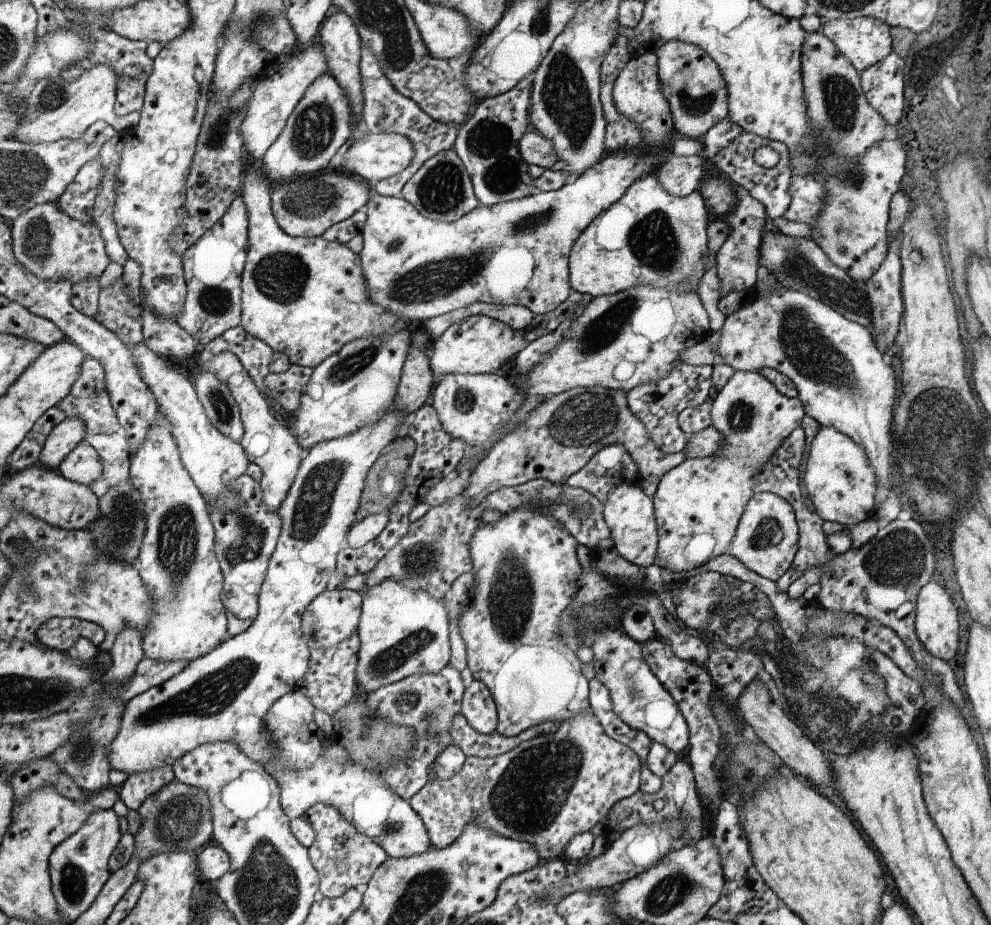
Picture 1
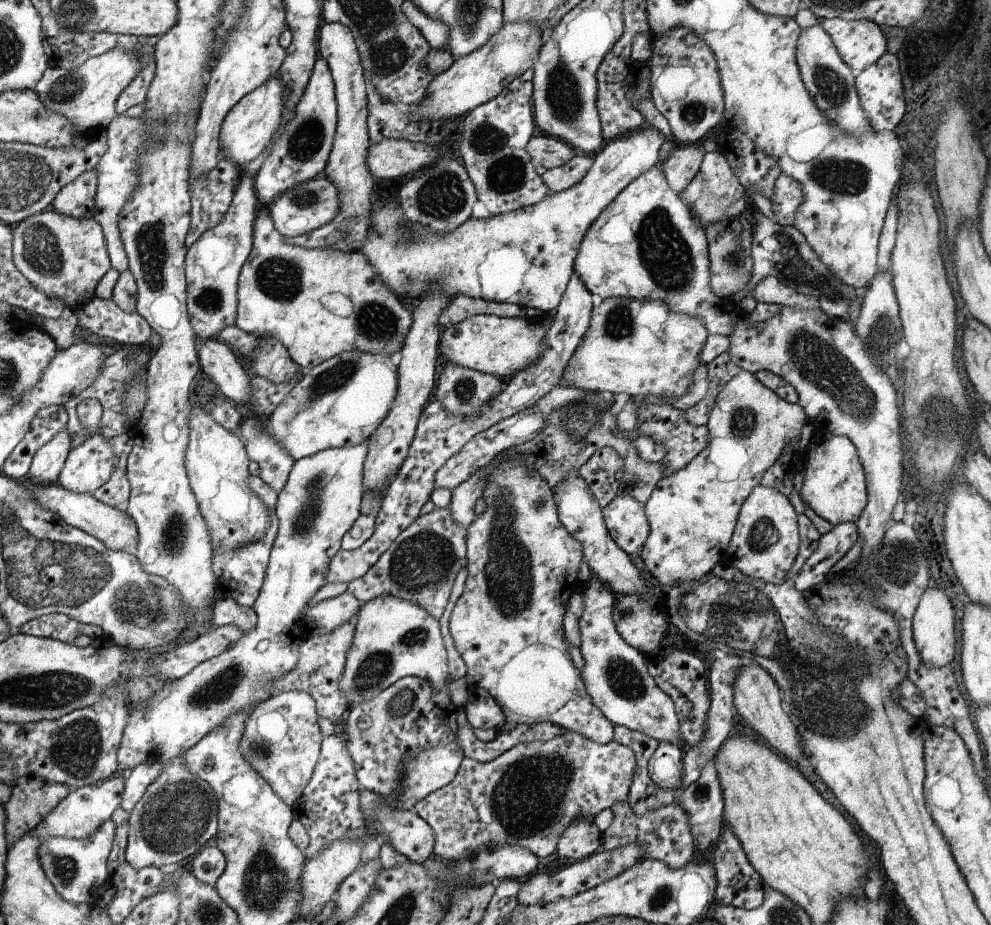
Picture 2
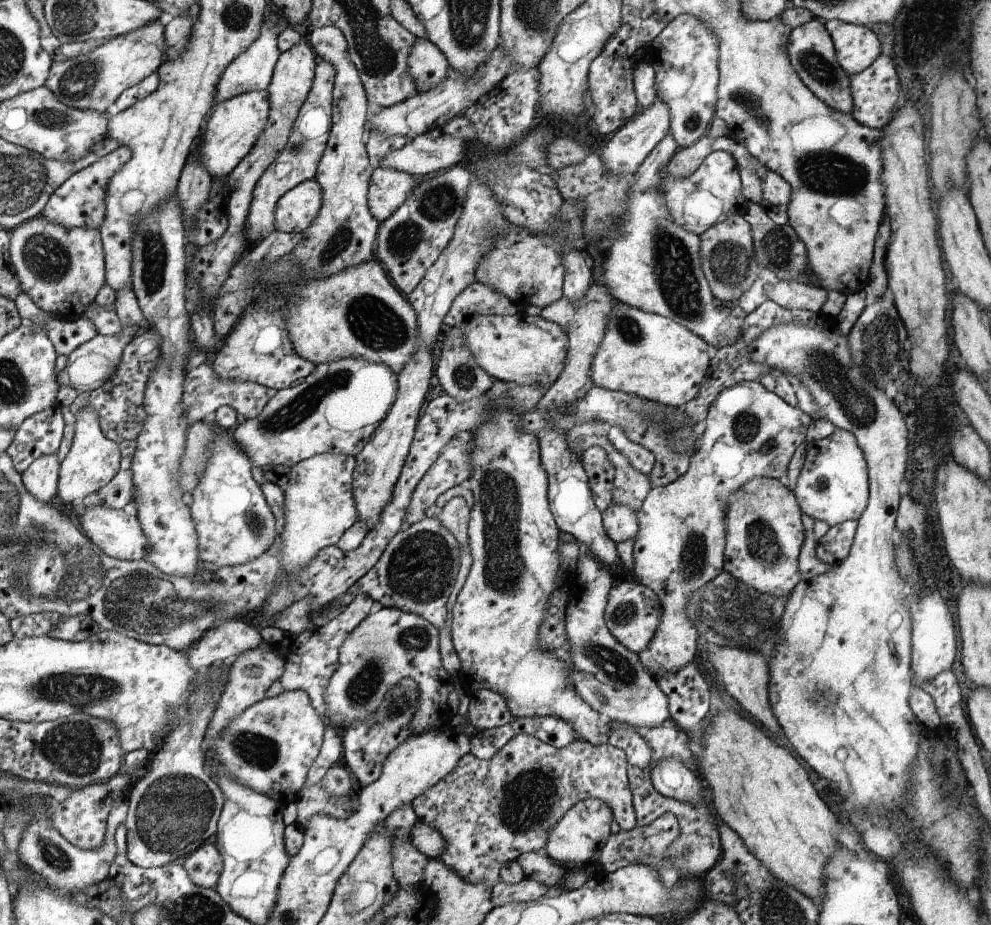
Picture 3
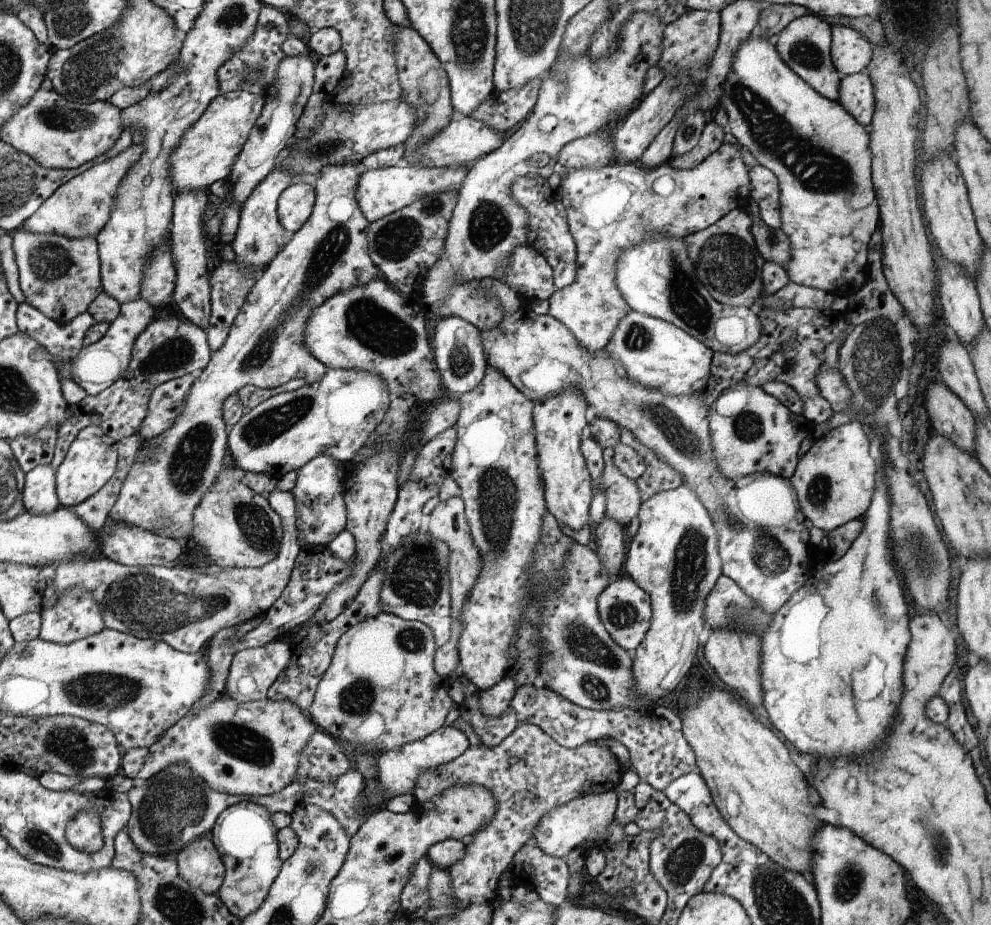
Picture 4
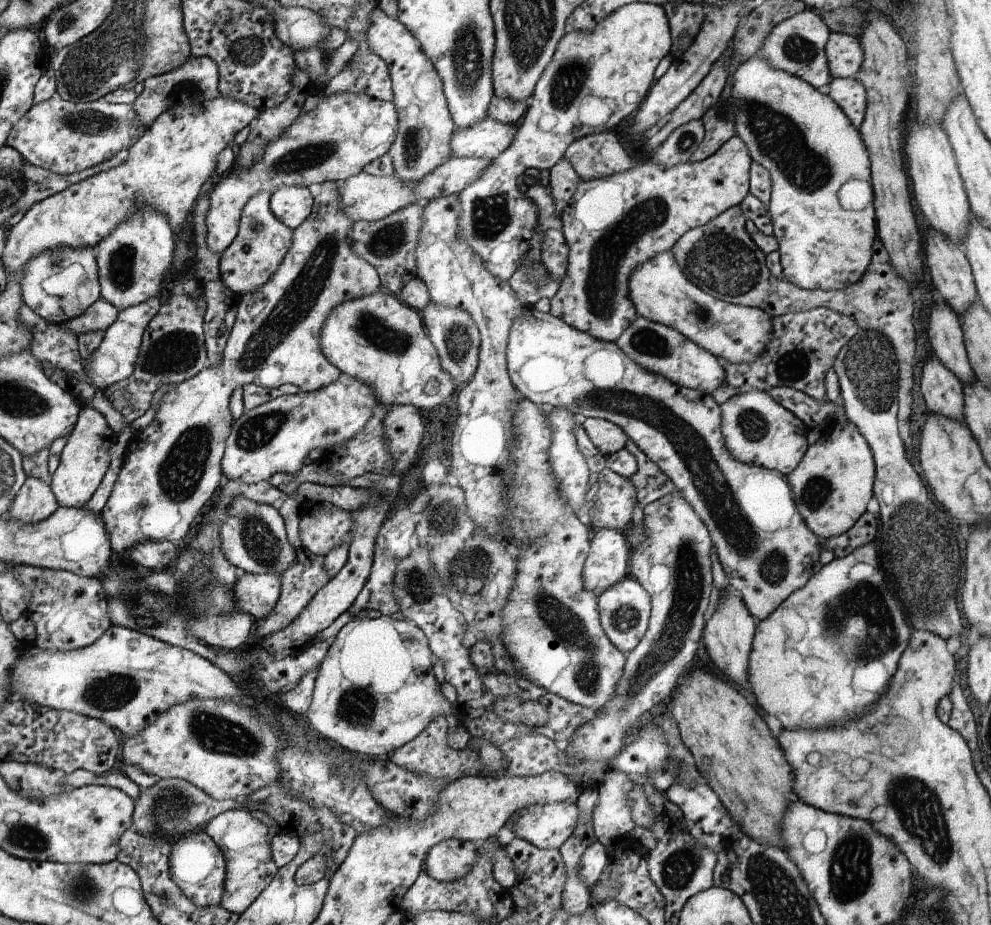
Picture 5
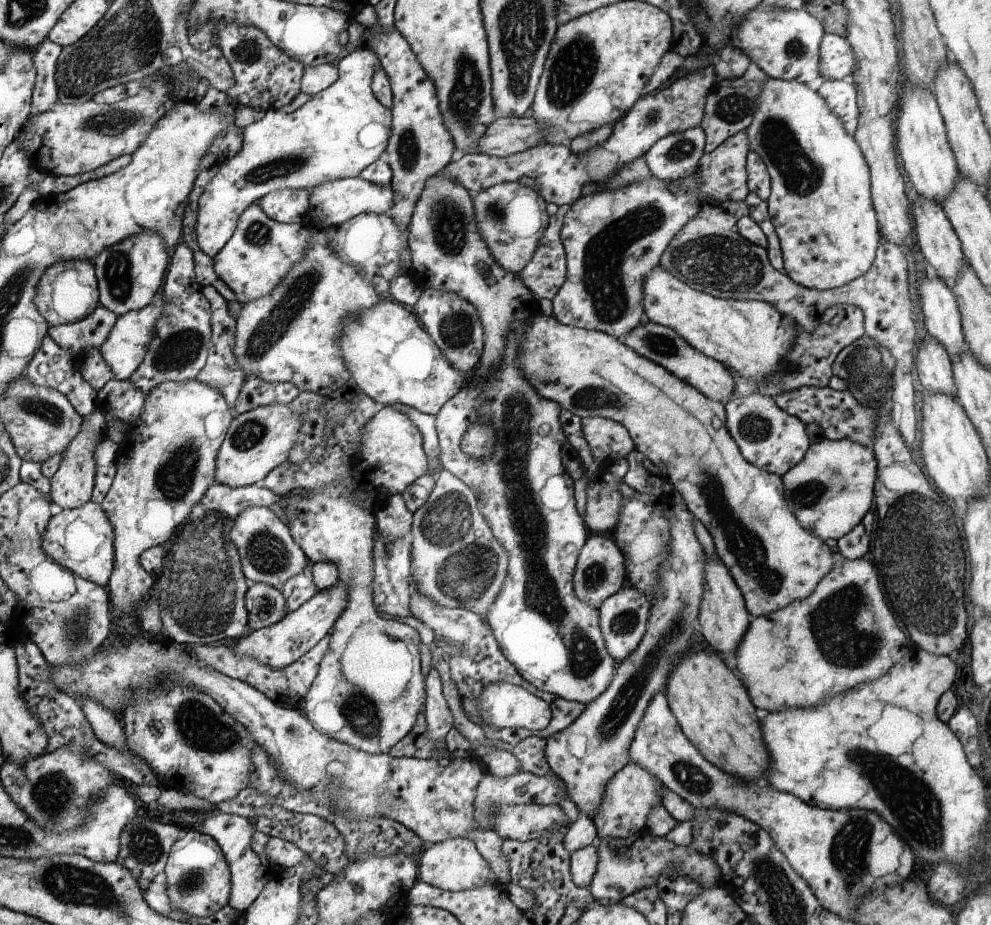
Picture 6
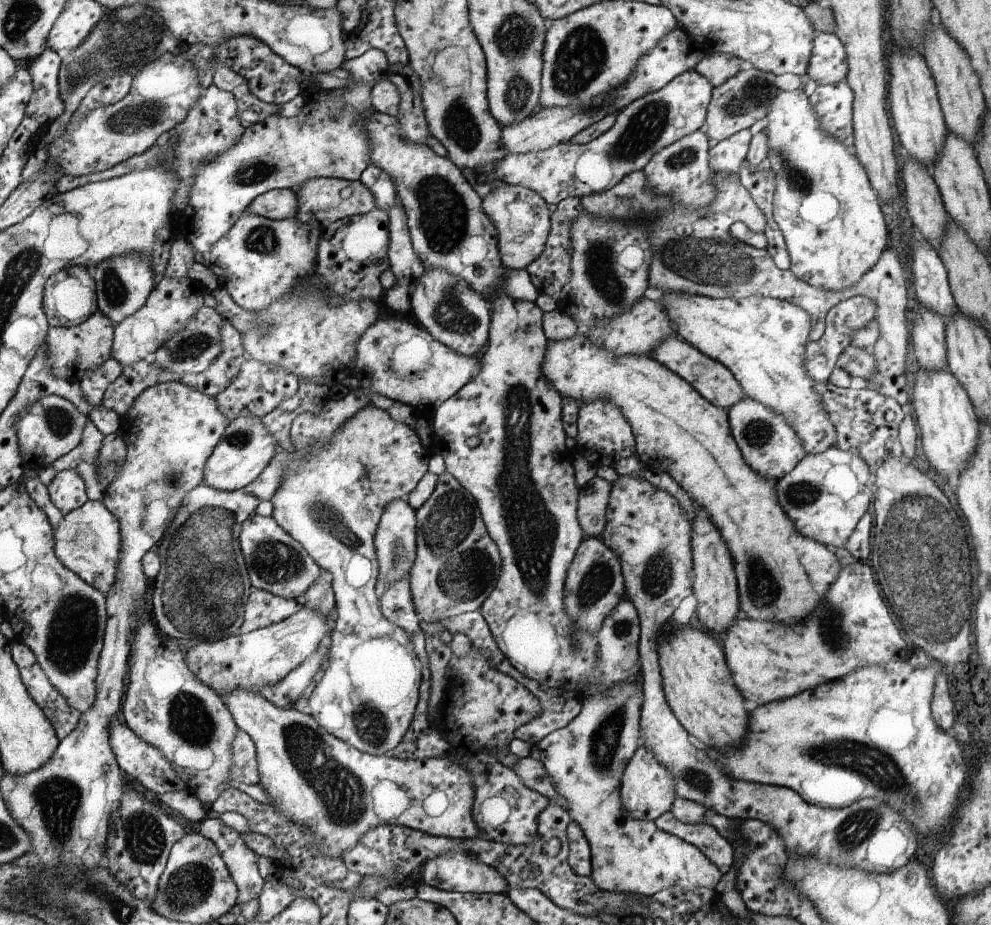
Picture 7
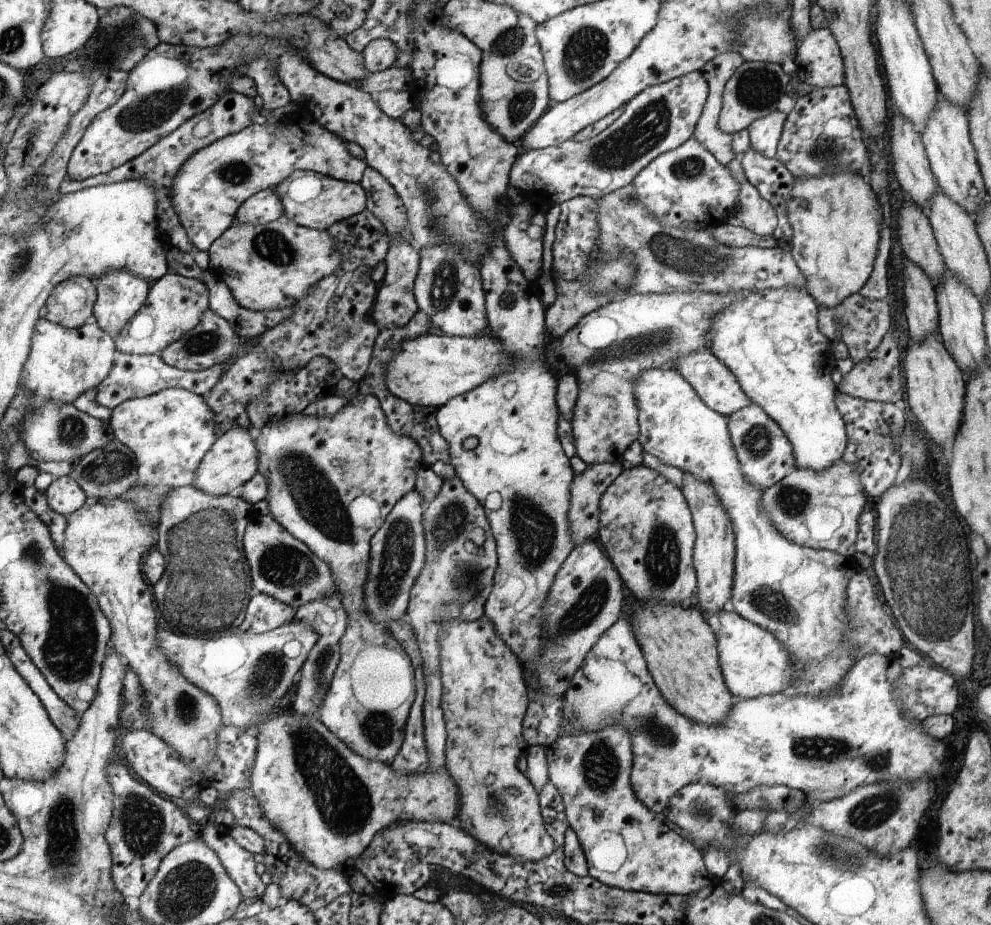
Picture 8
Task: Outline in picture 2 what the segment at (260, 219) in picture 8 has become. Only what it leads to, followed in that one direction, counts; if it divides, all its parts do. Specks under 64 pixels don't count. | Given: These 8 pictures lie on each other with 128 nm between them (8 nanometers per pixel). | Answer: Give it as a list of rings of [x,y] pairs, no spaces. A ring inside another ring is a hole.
[[[316,176],[286,191],[267,207],[278,232],[281,232],[283,237],[296,237],[308,234],[336,219],[340,212],[340,192],[329,178]]]

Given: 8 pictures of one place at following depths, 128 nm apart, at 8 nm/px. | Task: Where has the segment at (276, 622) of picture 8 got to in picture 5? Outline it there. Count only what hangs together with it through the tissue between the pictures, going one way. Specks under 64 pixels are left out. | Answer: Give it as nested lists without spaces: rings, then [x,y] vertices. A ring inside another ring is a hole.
[[[242,569],[238,570],[237,608],[254,616],[254,620],[266,620],[276,607],[280,596],[280,578],[276,574],[250,574]]]

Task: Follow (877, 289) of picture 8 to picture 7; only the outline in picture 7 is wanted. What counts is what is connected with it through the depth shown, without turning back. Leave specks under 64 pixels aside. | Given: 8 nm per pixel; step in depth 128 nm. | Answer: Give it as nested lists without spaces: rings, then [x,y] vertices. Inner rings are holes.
[[[856,296],[848,301],[840,302],[833,307],[824,318],[825,330],[818,341],[808,341],[805,345],[805,370],[812,381],[827,383],[832,374],[839,355],[852,343],[852,338],[873,319],[875,305],[864,296]]]

